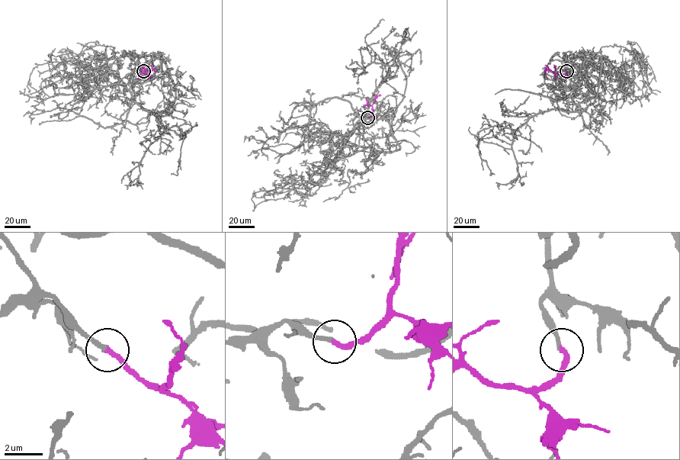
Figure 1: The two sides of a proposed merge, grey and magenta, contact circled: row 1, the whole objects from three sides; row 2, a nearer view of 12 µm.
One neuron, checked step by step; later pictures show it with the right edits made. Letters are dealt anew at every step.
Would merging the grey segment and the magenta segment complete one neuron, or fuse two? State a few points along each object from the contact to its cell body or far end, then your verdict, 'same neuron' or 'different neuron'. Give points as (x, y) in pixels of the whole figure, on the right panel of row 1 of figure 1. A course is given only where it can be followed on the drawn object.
grey runs (566, 72), (569, 55), (601, 58), (597, 97), (568, 112), (546, 84), (560, 98), (590, 99), (609, 85); magenta runs (566, 72), (564, 74), (546, 70), (544, 77); same neuron

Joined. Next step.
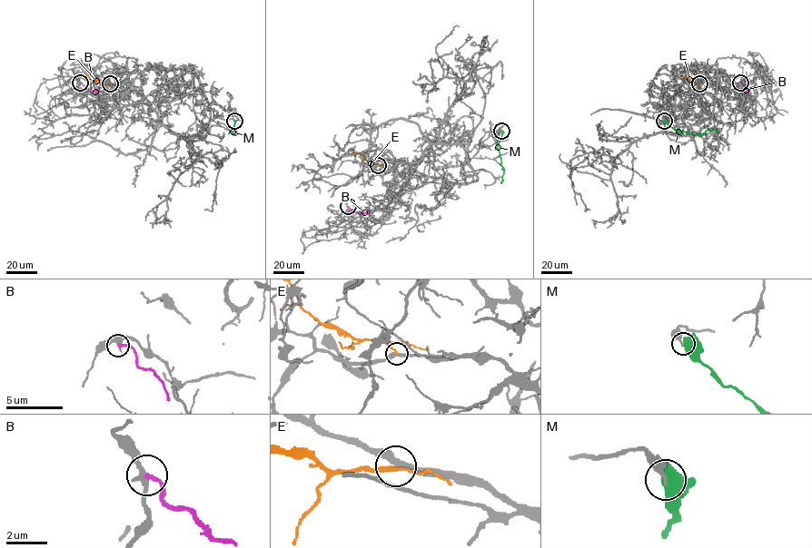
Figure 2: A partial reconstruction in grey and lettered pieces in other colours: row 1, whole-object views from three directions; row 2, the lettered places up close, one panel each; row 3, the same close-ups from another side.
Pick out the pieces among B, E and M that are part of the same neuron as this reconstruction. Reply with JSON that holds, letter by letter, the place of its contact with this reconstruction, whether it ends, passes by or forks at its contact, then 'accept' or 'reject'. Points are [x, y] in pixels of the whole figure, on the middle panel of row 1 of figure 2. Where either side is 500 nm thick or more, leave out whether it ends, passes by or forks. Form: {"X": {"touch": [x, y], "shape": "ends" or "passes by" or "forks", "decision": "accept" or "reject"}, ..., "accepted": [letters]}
{"B": {"touch": [348, 206], "shape": "ends", "decision": "reject"}, "E": {"touch": [378, 165], "shape": "ends", "decision": "reject"}, "M": {"touch": [501, 131], "decision": "reject"}, "accepted": []}

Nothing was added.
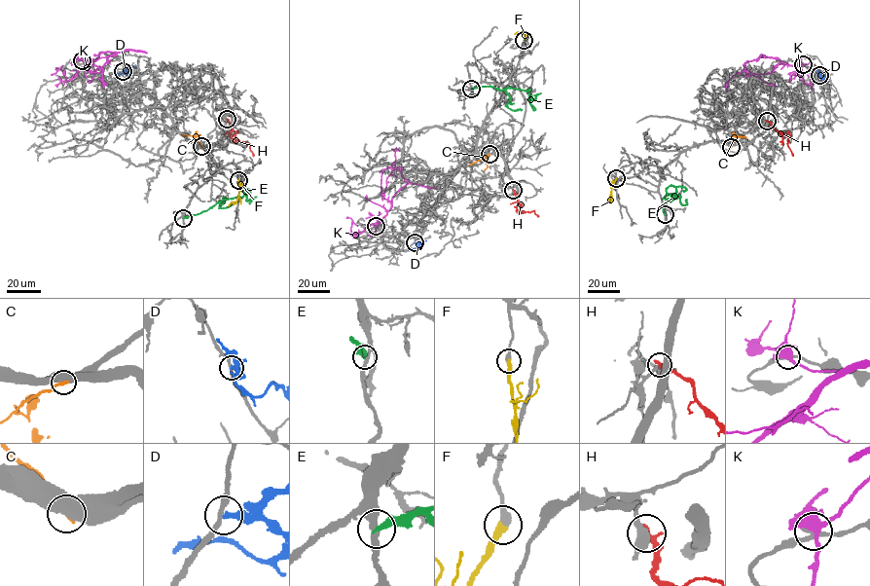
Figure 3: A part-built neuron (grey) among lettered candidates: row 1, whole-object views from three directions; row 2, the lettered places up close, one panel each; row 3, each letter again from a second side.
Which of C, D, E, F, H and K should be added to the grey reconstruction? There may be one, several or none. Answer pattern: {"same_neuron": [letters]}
{"same_neuron": ["F", "K"]}

